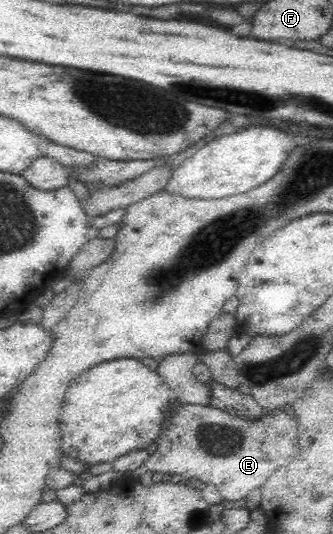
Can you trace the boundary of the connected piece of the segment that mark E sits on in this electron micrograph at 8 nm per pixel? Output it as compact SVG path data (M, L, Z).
M182 404L173 413L167 431L157 441L156 451L139 469L130 471L129 476L137 477L145 471L161 471L191 477L207 485L214 486L221 494L223 503L239 501L252 491L266 485L274 471L293 461L300 454L300 431L295 415L285 413L282 408L267 410L267 415L259 419L243 419L211 405Z

